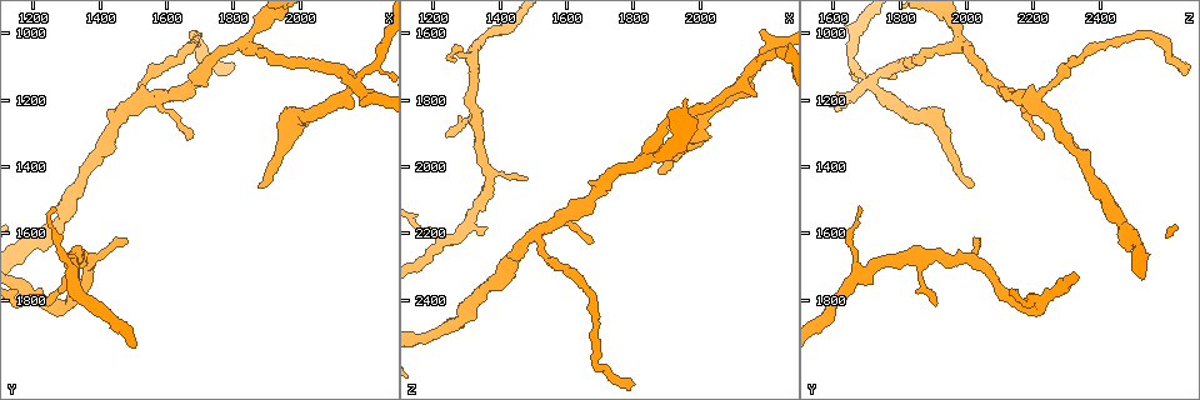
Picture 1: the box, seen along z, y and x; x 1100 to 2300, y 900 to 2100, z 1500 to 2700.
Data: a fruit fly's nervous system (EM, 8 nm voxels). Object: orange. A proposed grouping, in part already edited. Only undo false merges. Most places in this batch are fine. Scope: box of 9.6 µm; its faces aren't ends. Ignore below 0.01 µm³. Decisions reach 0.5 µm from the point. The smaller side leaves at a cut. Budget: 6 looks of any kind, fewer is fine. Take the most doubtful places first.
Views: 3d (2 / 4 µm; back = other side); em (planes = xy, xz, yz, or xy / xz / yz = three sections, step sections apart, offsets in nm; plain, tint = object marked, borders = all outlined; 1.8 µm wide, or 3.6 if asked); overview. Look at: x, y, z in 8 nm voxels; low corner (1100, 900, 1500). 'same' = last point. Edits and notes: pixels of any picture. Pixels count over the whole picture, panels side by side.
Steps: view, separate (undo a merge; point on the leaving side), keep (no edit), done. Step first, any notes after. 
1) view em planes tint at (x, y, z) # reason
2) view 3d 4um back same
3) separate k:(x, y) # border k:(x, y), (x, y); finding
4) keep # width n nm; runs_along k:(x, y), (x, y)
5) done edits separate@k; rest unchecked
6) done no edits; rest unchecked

view em planes tint at (2150, 1150, 1720) # four arms meet

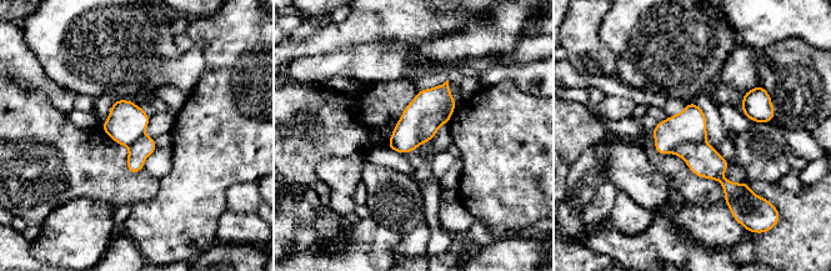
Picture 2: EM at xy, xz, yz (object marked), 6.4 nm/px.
separate 2:(429, 125) # two neurons meet here

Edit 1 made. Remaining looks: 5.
view em planes tint at (1220, 1800, 2220) # three arms meet

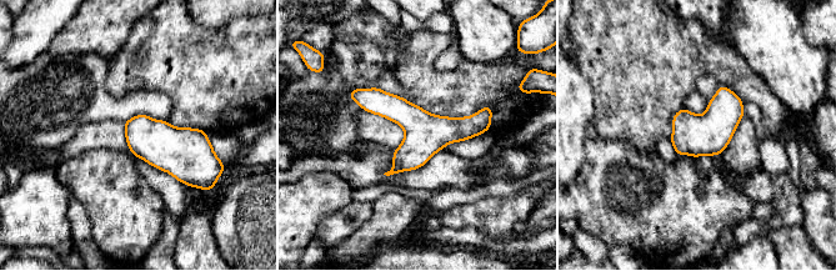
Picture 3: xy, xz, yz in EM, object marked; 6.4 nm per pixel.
keep # runs_along 3:(354, 93), (420, 126), (487, 123); all the same neuron

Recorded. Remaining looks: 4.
view em yz step 8 tint at (1530, 1190, 2190) # four arms meet

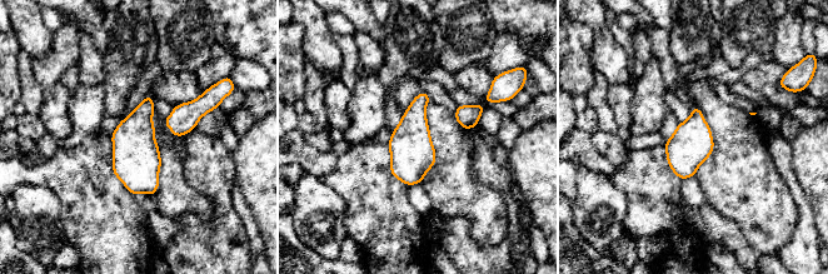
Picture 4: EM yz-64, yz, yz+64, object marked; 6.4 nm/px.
view em planes borders same # another direction

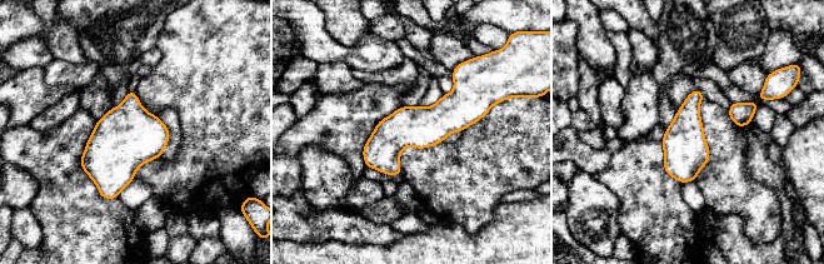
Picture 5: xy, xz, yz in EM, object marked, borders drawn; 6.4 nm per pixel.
keep # width 260 nm; all the same neuron

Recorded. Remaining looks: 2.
done edits separate@2; rest unchecked

